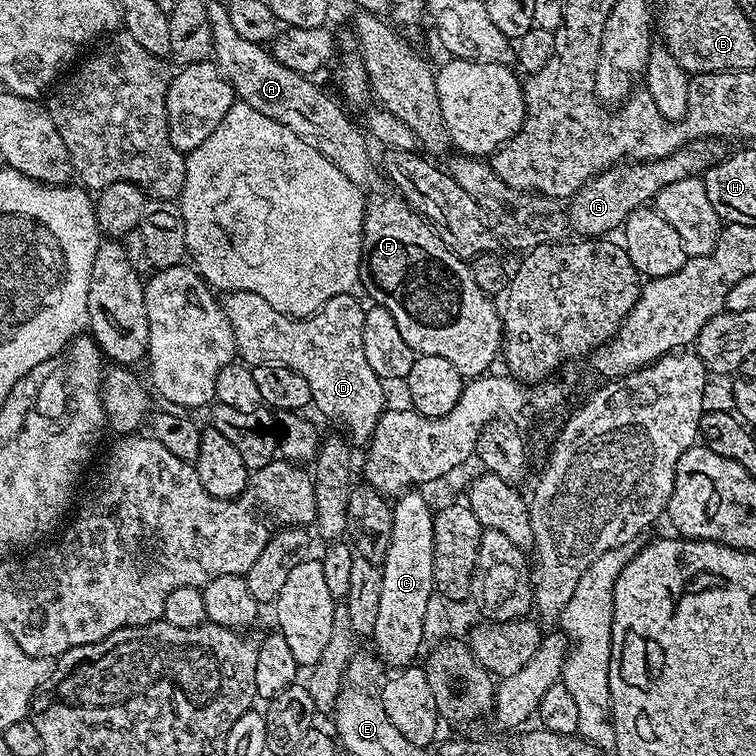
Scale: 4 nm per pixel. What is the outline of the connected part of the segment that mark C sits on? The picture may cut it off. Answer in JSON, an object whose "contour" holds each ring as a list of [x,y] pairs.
{"contour":[[[409,490],[392,504],[394,530],[390,534],[390,550],[386,550],[380,569],[382,599],[378,601],[378,619],[370,637],[371,643],[376,643],[375,655],[385,665],[393,664],[391,667],[396,670],[411,665],[420,647],[425,647],[426,602],[434,594],[434,508],[420,492],[423,491]]]}

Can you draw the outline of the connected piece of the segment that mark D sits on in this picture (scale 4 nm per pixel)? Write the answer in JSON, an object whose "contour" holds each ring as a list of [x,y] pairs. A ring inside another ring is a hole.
{"contour":[[[230,292],[223,297],[222,307],[226,318],[230,322],[230,330],[234,330],[234,342],[236,343],[236,355],[248,366],[286,366],[294,370],[294,374],[302,374],[306,378],[306,386],[310,386],[312,404],[324,416],[333,416],[341,424],[343,435],[353,445],[364,446],[372,439],[374,430],[378,426],[378,418],[386,411],[384,404],[385,381],[381,380],[374,370],[370,370],[370,362],[366,362],[366,349],[362,347],[362,326],[364,325],[365,305],[356,301],[355,295],[339,295],[338,298],[330,298],[320,307],[315,316],[293,318],[283,316],[266,298],[249,292]]]}

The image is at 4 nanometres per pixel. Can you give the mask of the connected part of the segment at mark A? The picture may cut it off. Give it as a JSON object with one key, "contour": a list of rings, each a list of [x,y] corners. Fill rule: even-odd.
{"contour":[[[209,3],[208,18],[212,27],[214,63],[235,95],[243,103],[254,106],[258,114],[266,114],[266,118],[274,118],[274,122],[282,122],[282,126],[294,130],[306,146],[314,146],[318,154],[330,158],[330,162],[334,162],[334,166],[338,166],[354,186],[368,190],[376,180],[376,168],[372,165],[369,141],[361,125],[357,121],[356,125],[339,104],[315,84],[315,79],[286,70],[286,66],[279,64],[267,47],[246,42],[246,38],[234,30],[234,22],[230,22],[230,14],[223,3]]]}

